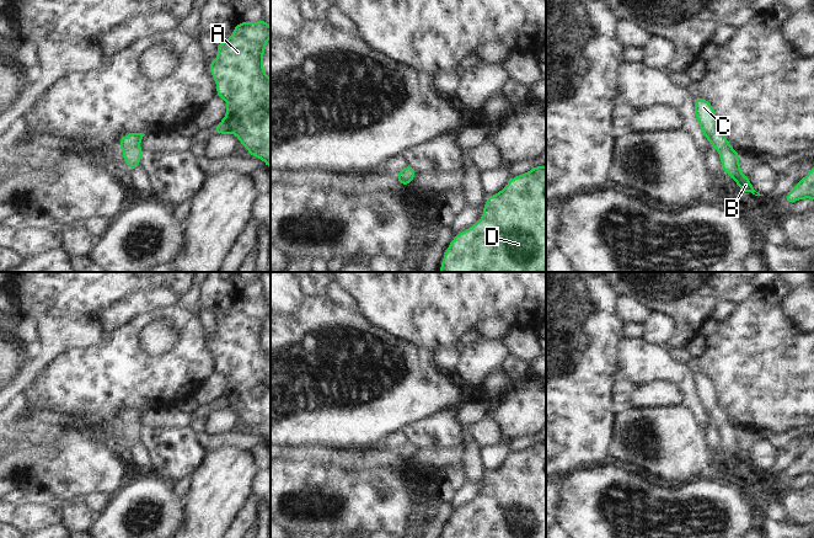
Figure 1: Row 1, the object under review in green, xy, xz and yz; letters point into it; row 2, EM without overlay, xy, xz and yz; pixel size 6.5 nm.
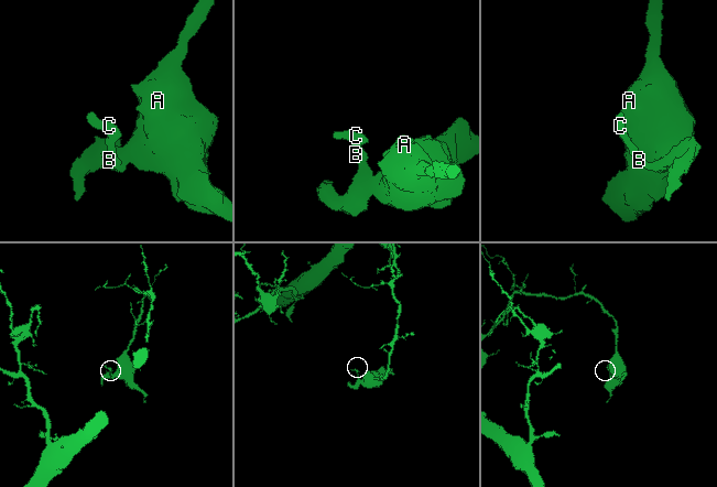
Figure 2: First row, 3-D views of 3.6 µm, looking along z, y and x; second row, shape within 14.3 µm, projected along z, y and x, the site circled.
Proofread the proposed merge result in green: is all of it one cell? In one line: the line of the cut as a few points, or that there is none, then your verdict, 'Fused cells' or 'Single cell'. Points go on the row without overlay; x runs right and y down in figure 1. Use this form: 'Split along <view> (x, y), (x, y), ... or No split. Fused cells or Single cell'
No split. Single cell.

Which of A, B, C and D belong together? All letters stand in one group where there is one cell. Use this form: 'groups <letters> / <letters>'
groups A B C D

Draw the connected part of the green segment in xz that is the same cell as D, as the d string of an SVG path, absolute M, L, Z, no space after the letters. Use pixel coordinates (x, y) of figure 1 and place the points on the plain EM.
M546 442L512 453L499 469L488 472L483 492L454 512L441 538L546 538Z

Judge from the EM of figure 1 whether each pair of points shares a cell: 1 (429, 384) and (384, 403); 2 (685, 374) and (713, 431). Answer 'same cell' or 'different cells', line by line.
1: same cell
2: different cells

